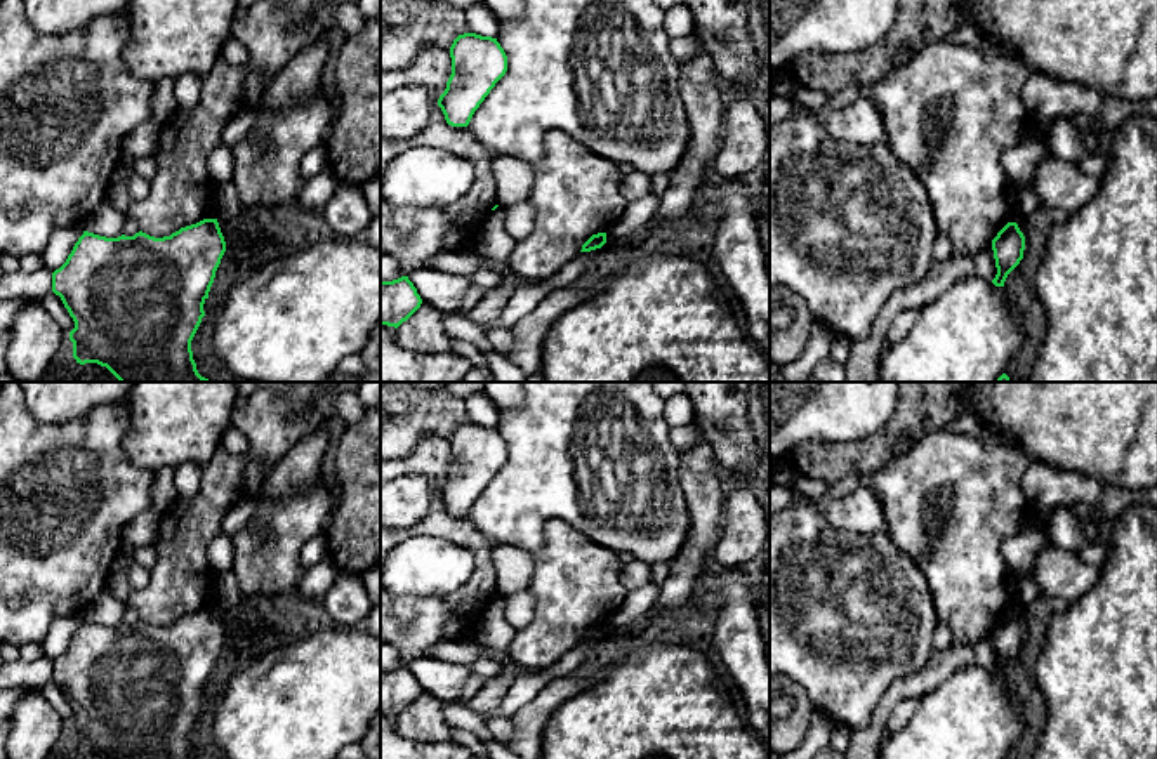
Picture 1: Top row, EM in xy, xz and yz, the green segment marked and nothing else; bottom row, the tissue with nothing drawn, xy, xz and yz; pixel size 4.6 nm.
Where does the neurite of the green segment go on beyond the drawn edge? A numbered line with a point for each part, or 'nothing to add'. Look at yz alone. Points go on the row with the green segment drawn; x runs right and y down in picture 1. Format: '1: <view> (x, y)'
nothing to add

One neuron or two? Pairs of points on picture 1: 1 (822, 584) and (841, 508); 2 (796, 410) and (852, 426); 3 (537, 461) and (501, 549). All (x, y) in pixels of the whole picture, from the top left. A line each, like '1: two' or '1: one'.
1: two
2: one
3: two

